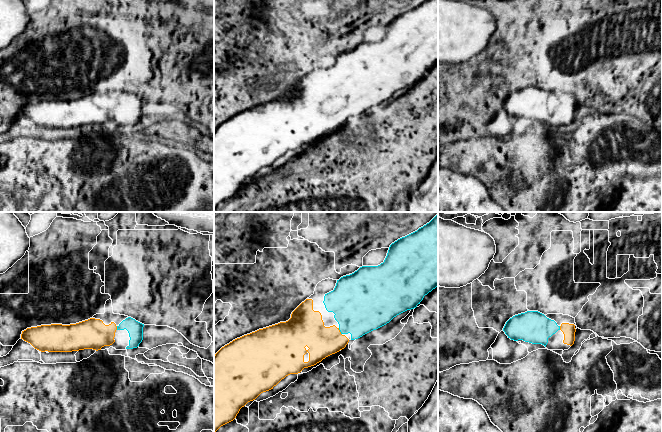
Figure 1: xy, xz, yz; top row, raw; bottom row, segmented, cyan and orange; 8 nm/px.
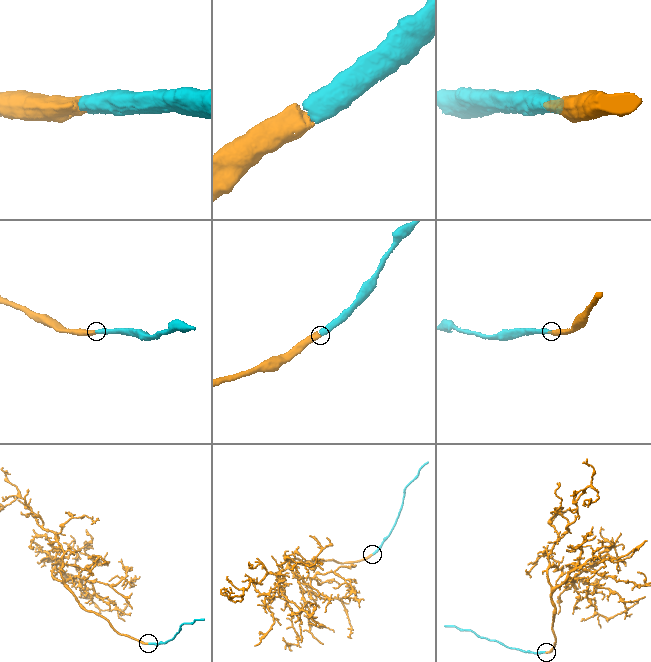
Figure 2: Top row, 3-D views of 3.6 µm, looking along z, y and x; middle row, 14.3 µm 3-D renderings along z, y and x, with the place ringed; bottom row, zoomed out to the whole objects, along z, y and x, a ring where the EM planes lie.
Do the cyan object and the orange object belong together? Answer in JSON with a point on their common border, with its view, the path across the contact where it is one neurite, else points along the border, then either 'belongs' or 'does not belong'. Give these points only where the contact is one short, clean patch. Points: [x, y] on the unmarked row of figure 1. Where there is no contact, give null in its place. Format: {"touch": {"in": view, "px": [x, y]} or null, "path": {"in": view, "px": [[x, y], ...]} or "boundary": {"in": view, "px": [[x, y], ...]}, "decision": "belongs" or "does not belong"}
{"touch": {"in": "xz", "px": [340, 107]}, "path": {"in": "xz", "px": [[360, 83], [340, 107], [313, 108], [309, 106]]}, "decision": "belongs"}

